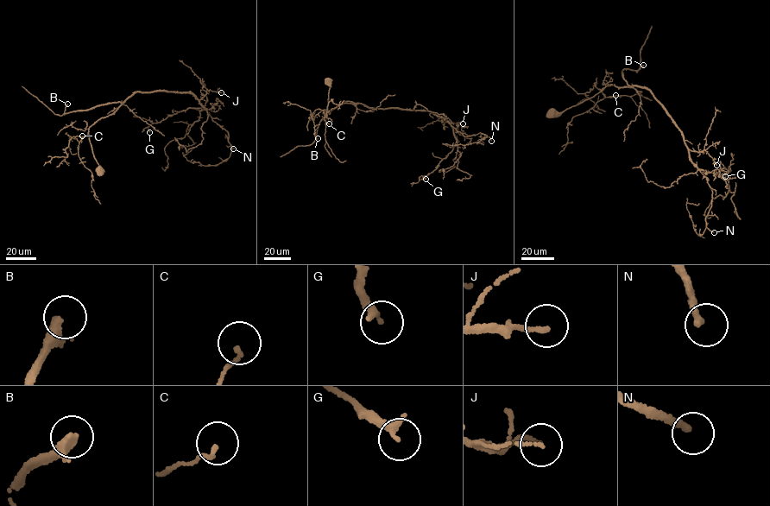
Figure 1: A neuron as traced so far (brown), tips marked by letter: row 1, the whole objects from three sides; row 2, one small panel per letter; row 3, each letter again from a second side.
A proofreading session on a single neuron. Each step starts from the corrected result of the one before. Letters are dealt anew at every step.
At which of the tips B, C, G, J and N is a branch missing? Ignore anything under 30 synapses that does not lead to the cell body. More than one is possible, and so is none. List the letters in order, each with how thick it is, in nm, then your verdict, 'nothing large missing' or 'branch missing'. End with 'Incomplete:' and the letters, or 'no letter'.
B: 380 nm thick; branch missing
C: 130 nm thick; nothing large missing
G: 280 nm thick; nothing large missing
J: 150 nm thick; nothing large missing
N: 240 nm thick; branch missing
Incomplete: B, N

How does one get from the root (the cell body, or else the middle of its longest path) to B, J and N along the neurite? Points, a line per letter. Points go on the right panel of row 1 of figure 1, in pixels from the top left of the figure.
B: (552, 112), (576, 105), (611, 85), (631, 87), (621, 71), (637, 70), (643, 65)
J: (552, 112), (576, 105), (611, 85), (648, 89), (678, 126), (686, 146), (698, 152), (704, 149), (716, 165)
N: (552, 112), (611, 85), (648, 89), (706, 178), (713, 192), (706, 226), (714, 232)

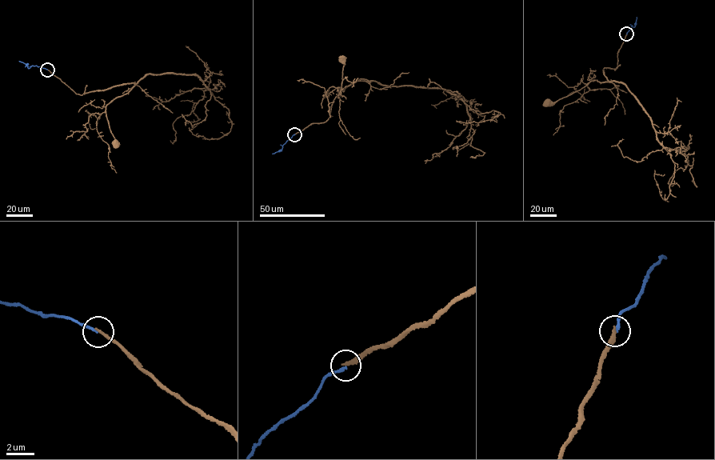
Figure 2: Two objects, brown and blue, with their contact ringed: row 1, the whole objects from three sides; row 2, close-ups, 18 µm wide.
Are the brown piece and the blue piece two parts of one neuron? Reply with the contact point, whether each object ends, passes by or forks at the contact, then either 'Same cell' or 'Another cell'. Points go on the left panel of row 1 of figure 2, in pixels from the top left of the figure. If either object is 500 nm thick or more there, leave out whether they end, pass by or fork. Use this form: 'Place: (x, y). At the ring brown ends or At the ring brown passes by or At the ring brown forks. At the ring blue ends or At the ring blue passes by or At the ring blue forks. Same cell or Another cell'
Place: (47, 70). At the ring brown ends. At the ring blue ends. Another cell

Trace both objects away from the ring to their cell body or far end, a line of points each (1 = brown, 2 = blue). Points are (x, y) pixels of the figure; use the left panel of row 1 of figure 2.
1: (47, 70), (77, 94), (121, 84), (137, 84), (127, 93), (107, 104), (105, 113), (116, 140), (114, 143)
2: (47, 70), (36, 66), (28, 68), (19, 61)

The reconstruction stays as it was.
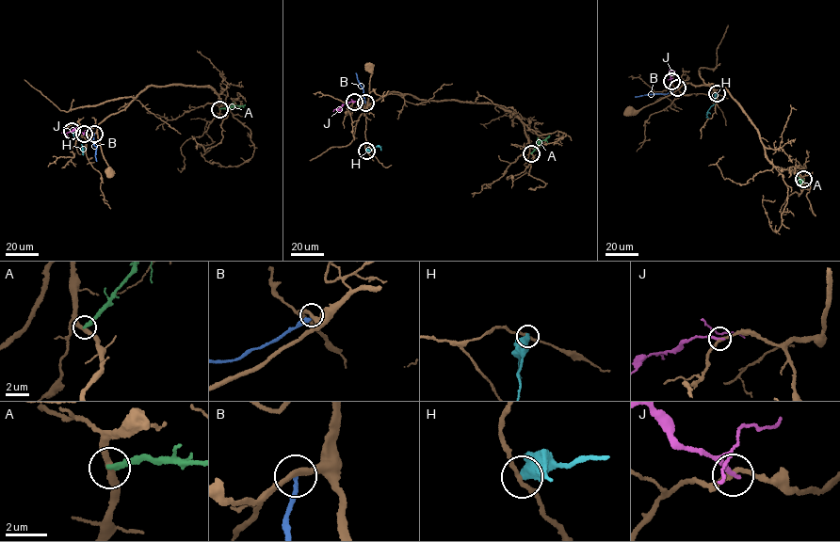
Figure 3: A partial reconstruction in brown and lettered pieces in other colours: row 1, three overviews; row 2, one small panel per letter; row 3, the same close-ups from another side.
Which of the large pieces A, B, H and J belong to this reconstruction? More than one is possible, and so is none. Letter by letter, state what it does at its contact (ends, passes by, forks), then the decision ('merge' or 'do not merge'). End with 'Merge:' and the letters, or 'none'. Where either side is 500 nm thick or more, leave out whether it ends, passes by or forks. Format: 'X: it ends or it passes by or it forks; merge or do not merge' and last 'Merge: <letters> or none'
A: it ends; do not merge
B: it ends; do not merge
H: do not merge
J: it ends; do not merge
Merge: none

